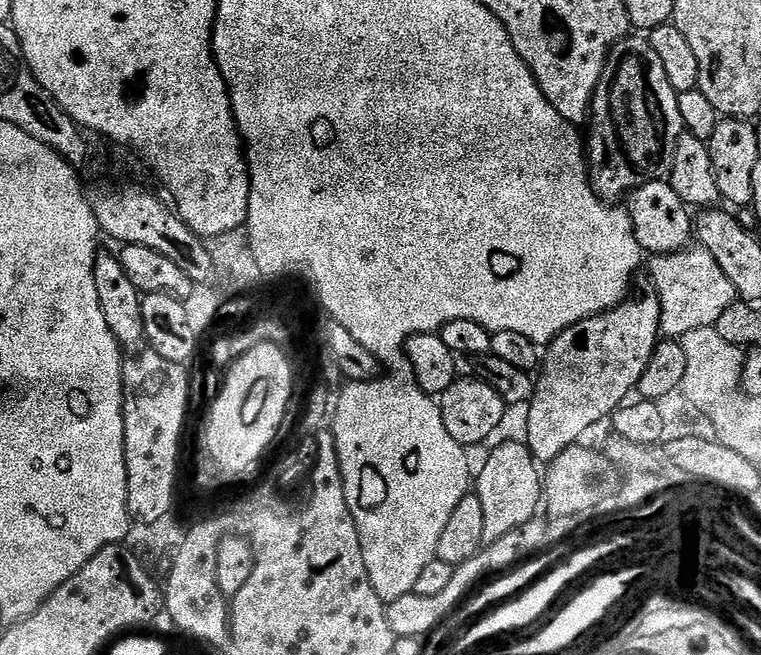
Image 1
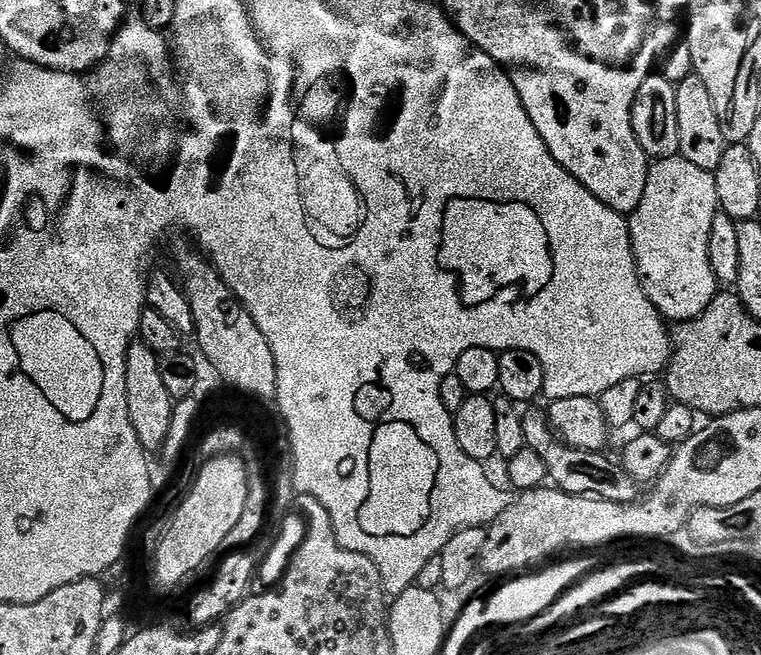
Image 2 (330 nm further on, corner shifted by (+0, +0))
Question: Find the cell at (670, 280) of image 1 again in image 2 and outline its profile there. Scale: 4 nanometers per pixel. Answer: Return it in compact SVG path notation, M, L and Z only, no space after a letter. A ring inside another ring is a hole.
M680 155L649 163L642 202L638 202L627 221L640 285L646 298L650 298L653 309L665 321L696 320L717 294L716 275L714 270L710 270L710 226L714 226L714 218L719 211L718 186L713 173L694 166L694 162L686 162L686 158Z

